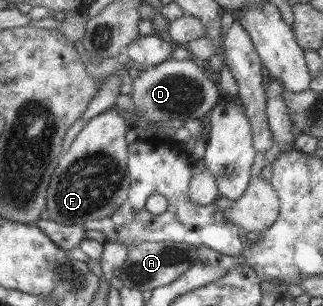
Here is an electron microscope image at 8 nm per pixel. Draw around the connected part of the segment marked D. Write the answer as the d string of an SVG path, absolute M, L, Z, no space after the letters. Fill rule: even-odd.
M169 58L157 65L141 68L139 75L132 80L130 91L132 108L135 108L139 120L149 122L161 122L161 120L179 120L185 122L187 119L187 104L189 104L189 120L199 119L201 115L208 114L213 106L222 99L219 96L218 86L215 79L209 76L203 64L193 59L175 60Z

